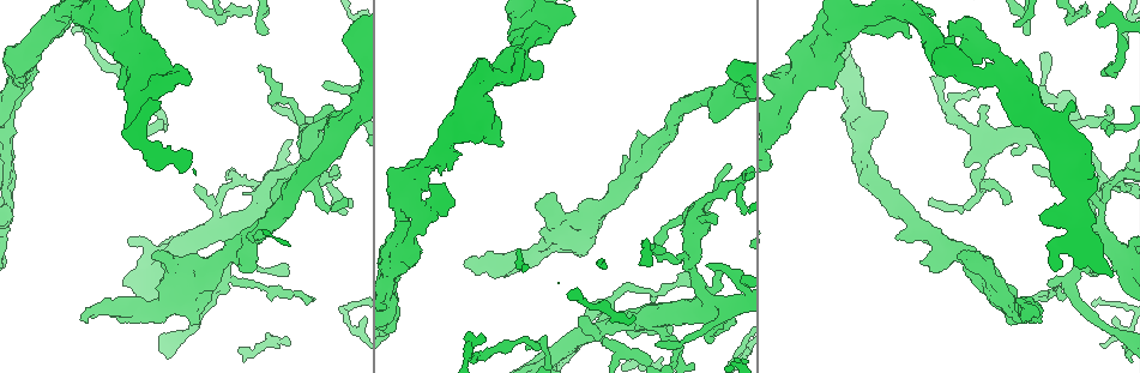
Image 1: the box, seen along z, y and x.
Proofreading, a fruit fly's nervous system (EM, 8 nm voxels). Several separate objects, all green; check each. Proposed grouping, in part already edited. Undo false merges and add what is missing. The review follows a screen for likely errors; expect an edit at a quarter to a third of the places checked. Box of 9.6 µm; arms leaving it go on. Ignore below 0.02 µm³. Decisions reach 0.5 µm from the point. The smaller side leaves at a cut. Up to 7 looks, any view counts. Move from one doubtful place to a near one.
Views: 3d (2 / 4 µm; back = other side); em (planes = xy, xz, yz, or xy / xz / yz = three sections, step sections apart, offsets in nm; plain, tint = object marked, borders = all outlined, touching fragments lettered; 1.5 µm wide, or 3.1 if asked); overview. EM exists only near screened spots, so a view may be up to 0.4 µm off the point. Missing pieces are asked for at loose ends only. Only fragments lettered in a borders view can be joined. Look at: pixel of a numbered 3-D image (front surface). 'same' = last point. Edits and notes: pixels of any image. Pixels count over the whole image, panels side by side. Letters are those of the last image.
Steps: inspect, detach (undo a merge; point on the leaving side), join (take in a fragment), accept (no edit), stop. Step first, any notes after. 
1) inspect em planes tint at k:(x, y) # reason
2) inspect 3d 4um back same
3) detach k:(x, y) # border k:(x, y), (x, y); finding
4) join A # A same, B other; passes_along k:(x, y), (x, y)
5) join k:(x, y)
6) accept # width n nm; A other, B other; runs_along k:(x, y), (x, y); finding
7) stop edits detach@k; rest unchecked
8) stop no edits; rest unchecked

inspect em yz step 4 borders at 1:(983, 33) # branch stops here

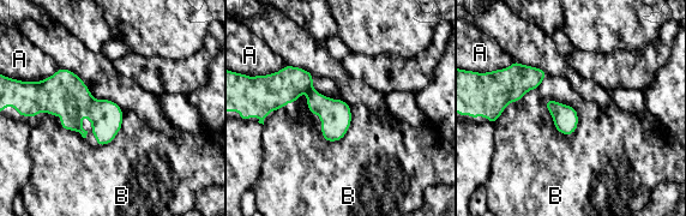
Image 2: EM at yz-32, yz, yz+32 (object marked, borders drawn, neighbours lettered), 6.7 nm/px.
accept # width 170 nm; A other, B other; runs_along 2:(269, 101), (306, 89), (348, 120); no lettered fragment goes on from it

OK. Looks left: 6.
inspect 3d 2um at 1:(602, 314) # four arms meet

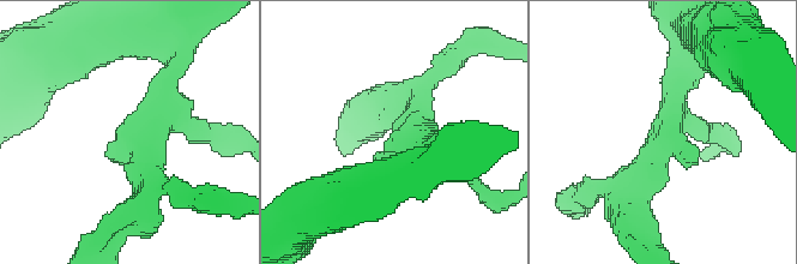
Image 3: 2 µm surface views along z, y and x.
inspect em planes borders at 3:(653, 160) # arms 4

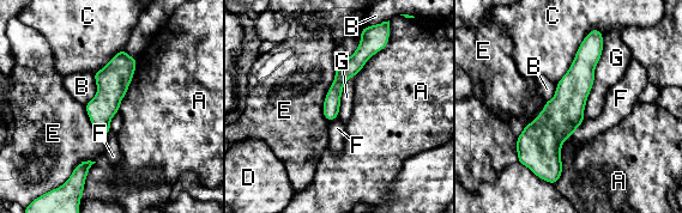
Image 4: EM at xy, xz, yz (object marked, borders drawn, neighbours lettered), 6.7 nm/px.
accept # longest_contact G 600 nm; A other, B other, C other, D other, E other, F other, G other; border 4:(137, 60), (134, 75), (118, 111); continuous, no second cell

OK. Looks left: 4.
inspect em yz step 8 borders at 1:(909, 37) # free end

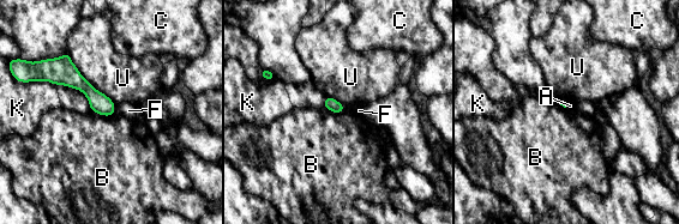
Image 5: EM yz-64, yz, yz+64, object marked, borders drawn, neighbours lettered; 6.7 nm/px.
accept # A other, B other, C other, F other, K other, U other; runs_along 5:(47, 74), (68, 74), (112, 112); none of them fits

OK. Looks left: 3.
stop no edits; rest unchecked

